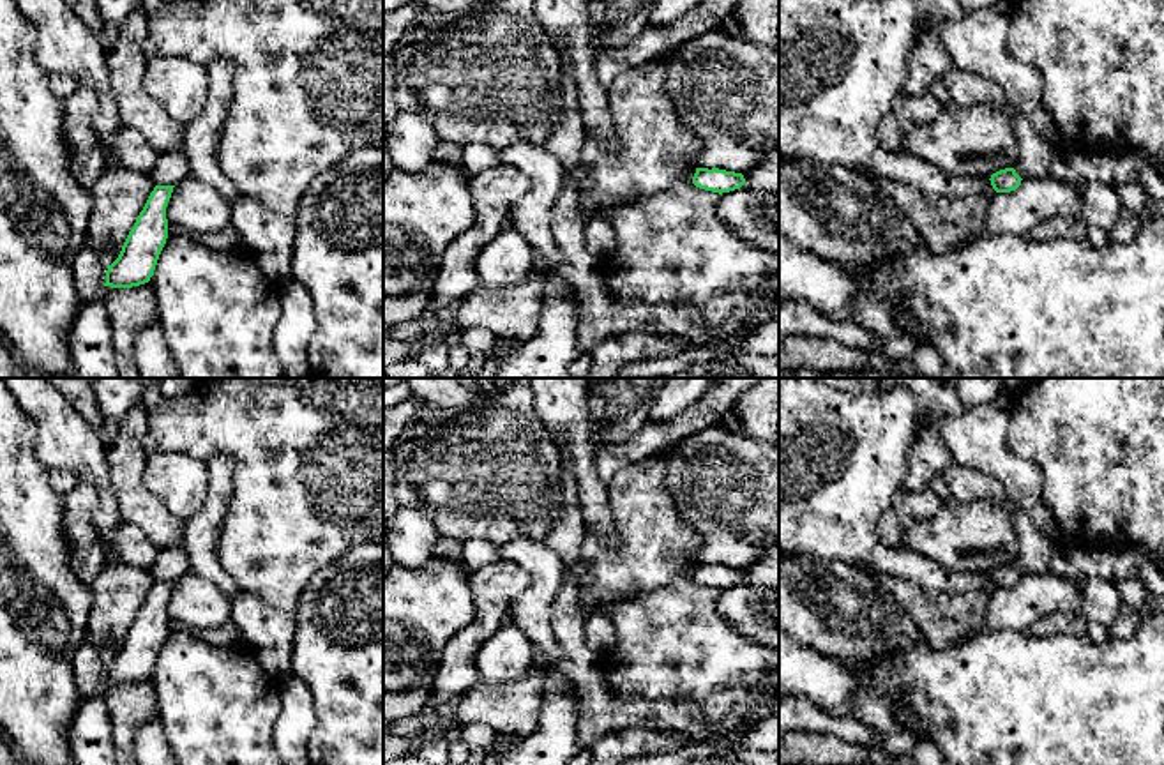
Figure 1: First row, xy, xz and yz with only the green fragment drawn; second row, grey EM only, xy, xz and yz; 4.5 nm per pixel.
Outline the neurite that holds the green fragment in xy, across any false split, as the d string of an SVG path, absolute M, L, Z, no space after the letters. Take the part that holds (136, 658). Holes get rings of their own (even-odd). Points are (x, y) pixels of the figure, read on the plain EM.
M154 583L118 654L108 661L104 682L132 684L150 677L168 634L166 602L173 583Z

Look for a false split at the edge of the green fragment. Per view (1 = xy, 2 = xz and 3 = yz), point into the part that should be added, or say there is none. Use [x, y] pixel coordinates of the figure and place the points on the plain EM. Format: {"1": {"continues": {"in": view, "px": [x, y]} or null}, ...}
{"1": {"continues": null}, "2": {"continues": null}, "3": {"continues": null}}

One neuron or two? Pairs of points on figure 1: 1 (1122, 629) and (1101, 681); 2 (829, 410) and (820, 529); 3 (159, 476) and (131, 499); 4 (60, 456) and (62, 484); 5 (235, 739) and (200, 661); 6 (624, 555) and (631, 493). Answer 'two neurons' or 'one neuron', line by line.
1: two neurons
2: one neuron
3: two neurons
4: two neurons
5: one neuron
6: one neuron

